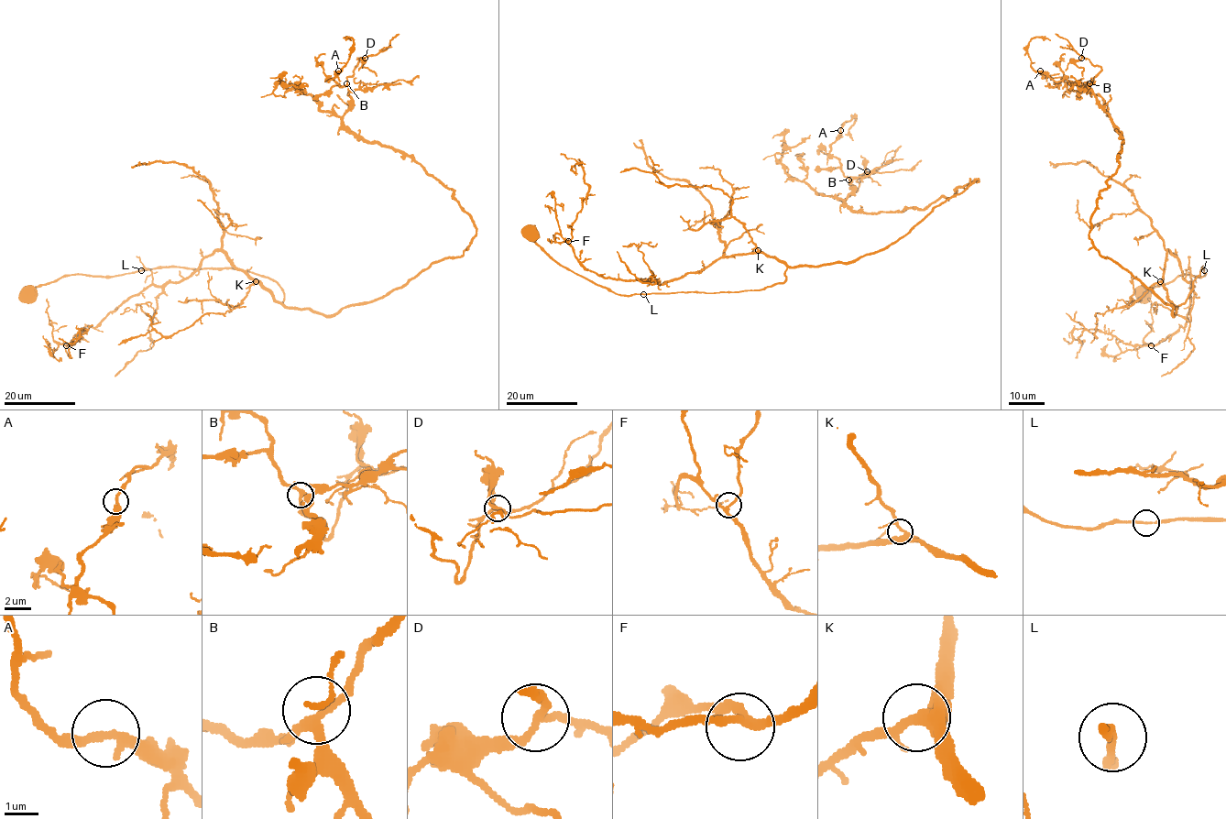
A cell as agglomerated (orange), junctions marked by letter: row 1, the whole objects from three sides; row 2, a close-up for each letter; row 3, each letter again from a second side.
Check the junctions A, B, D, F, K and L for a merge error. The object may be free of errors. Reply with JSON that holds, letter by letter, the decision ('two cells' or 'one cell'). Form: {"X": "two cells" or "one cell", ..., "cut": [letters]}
{"A": "one cell", "B": "one cell", "D": "one cell", "F": "one cell", "K": "one cell", "L": "one cell", "cut": []}

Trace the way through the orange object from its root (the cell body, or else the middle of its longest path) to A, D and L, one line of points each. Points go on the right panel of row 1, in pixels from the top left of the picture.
A: (1143, 295), (1206, 273), (1173, 315), (1099, 253), (1091, 216), (1122, 136), (1089, 85), (1040, 70)
D: (1143, 295), (1206, 273), (1173, 315), (1094, 245), (1091, 216), (1123, 142), (1089, 84), (1100, 68), (1081, 58)
L: (1143, 295), (1179, 275), (1204, 276), (1204, 269)

